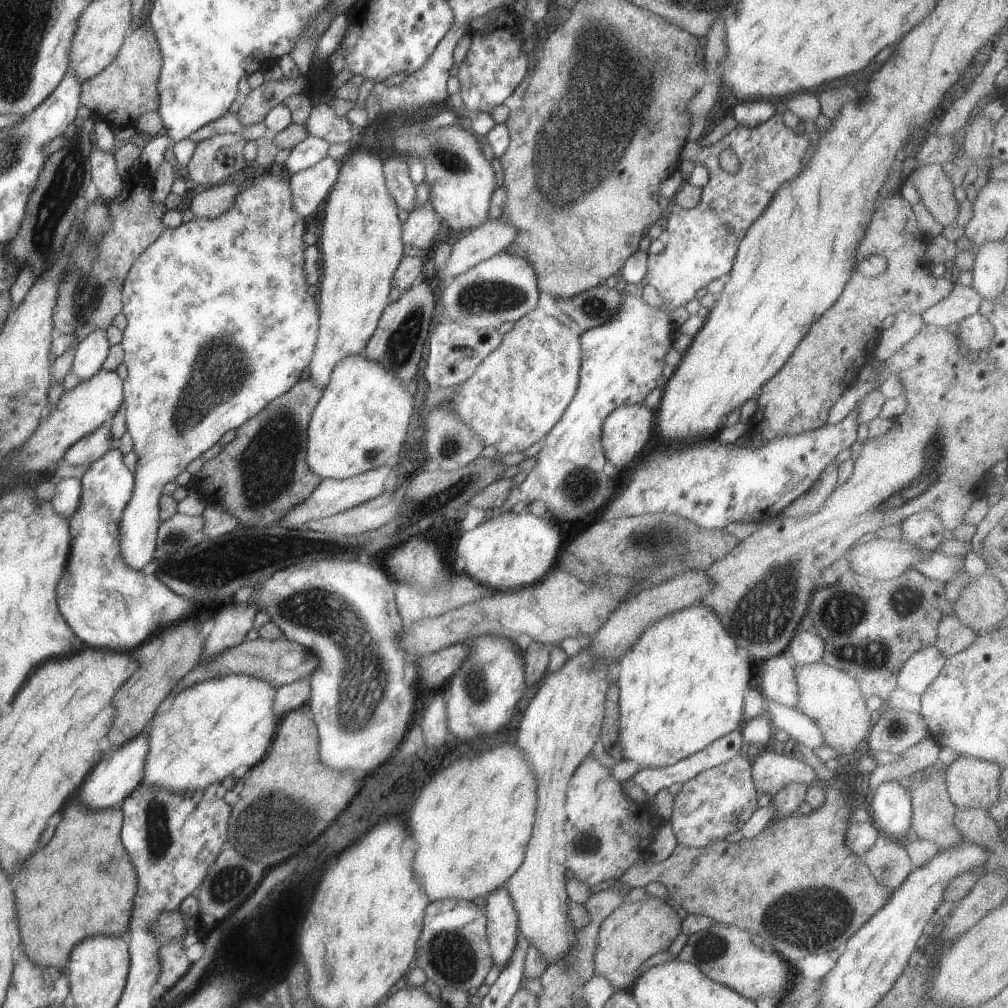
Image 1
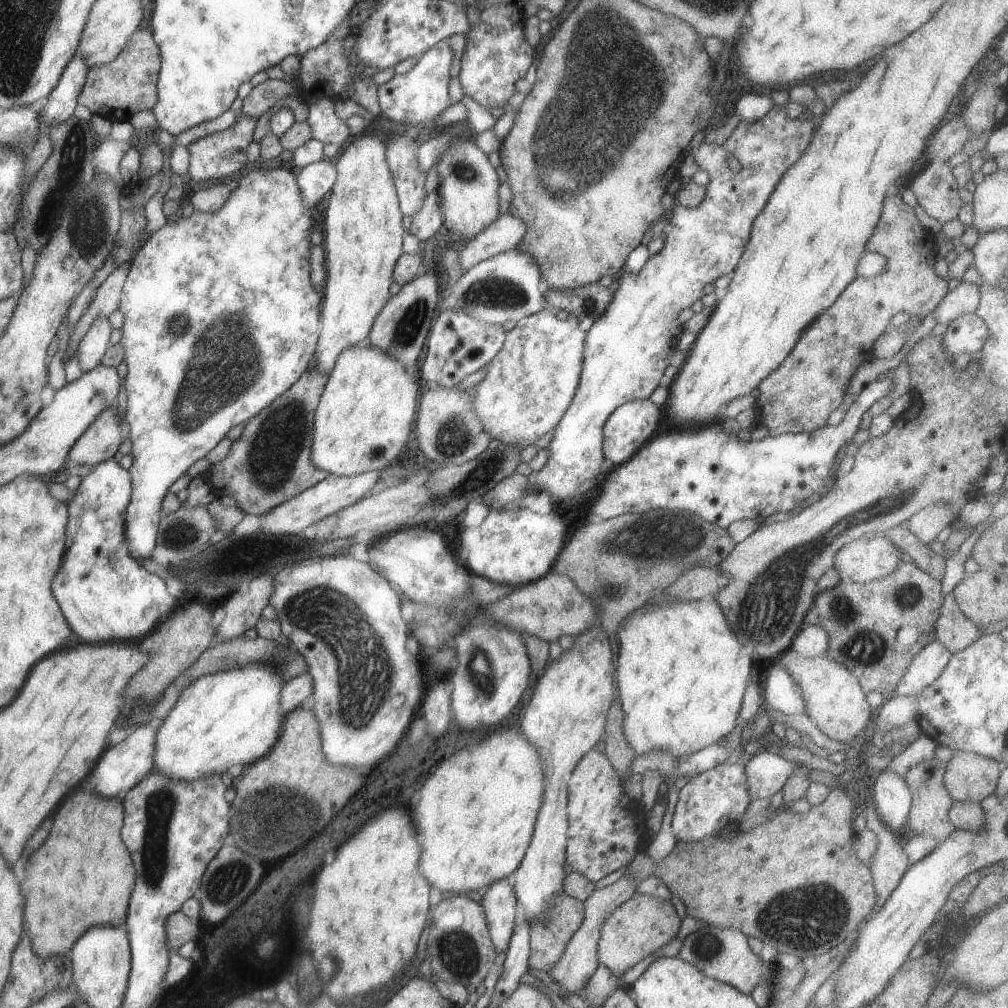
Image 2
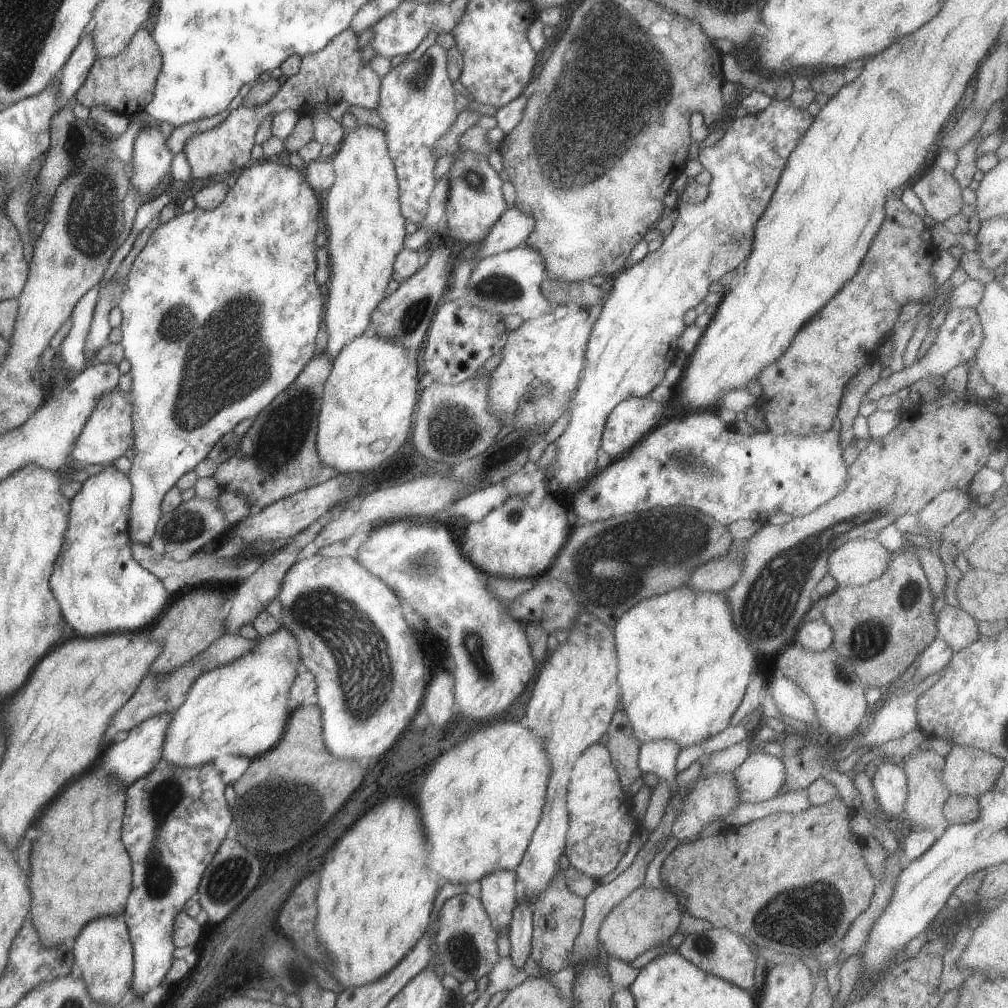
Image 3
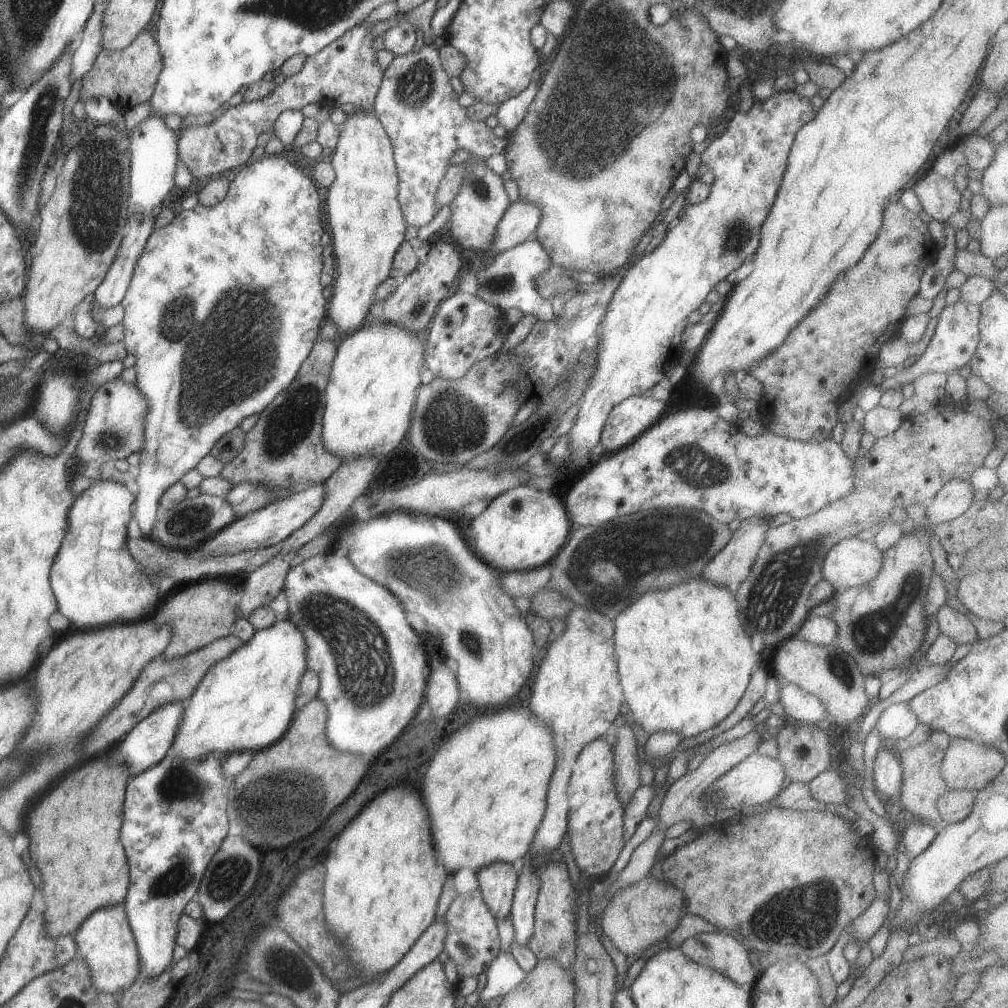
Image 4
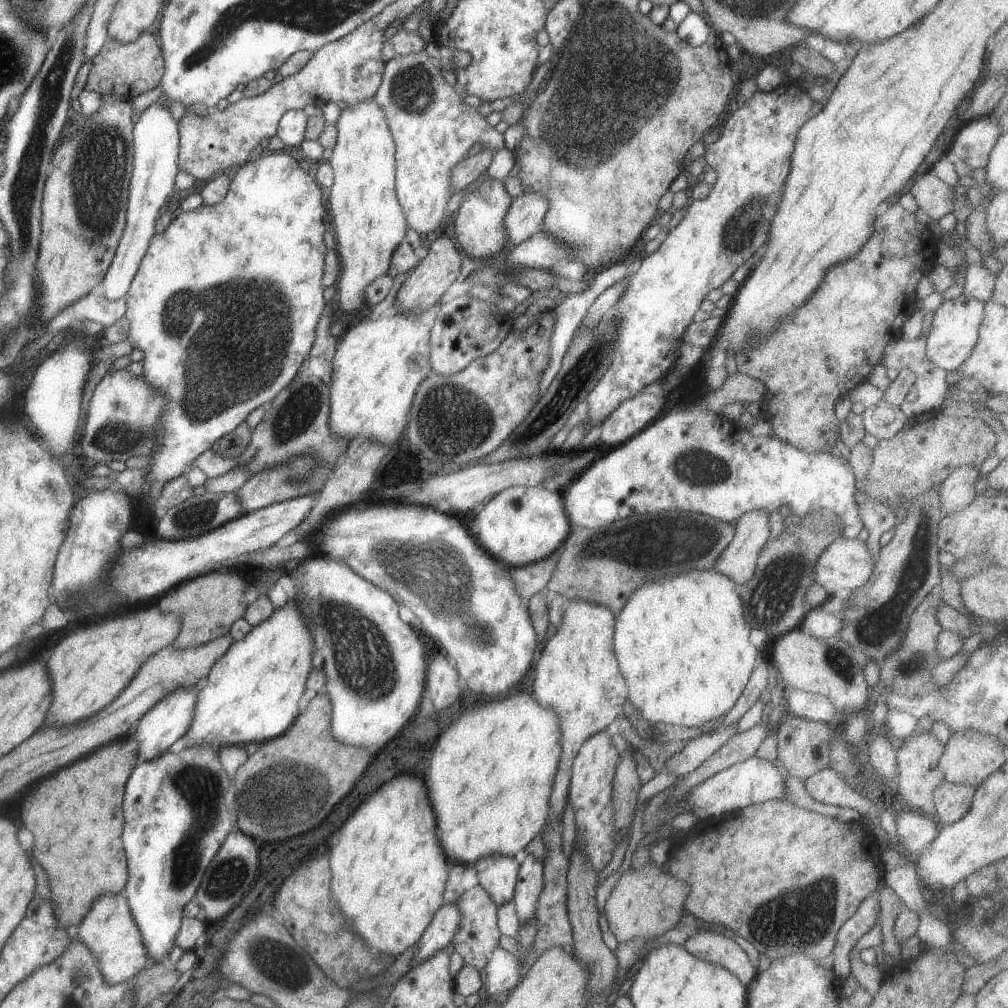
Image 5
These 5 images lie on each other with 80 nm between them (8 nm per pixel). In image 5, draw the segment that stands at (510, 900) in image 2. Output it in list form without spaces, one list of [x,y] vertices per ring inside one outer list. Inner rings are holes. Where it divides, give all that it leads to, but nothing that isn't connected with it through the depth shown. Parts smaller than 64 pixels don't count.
[[[490,853],[479,858],[475,864],[479,884],[499,907],[512,900],[515,893],[519,865],[513,856]]]

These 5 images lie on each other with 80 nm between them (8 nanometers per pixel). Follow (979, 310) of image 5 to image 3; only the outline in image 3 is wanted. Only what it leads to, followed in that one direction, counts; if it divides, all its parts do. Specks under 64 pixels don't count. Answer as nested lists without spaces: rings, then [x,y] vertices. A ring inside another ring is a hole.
[[[957,308],[947,311],[944,322],[940,325],[934,342],[922,358],[914,364],[904,367],[899,372],[894,372],[887,378],[880,378],[875,383],[867,385],[861,404],[876,403],[879,398],[897,393],[901,388],[910,386],[929,375],[944,377],[947,372],[956,368],[958,364],[969,361],[978,351],[983,341],[983,328],[979,321],[978,313],[973,308]]]

